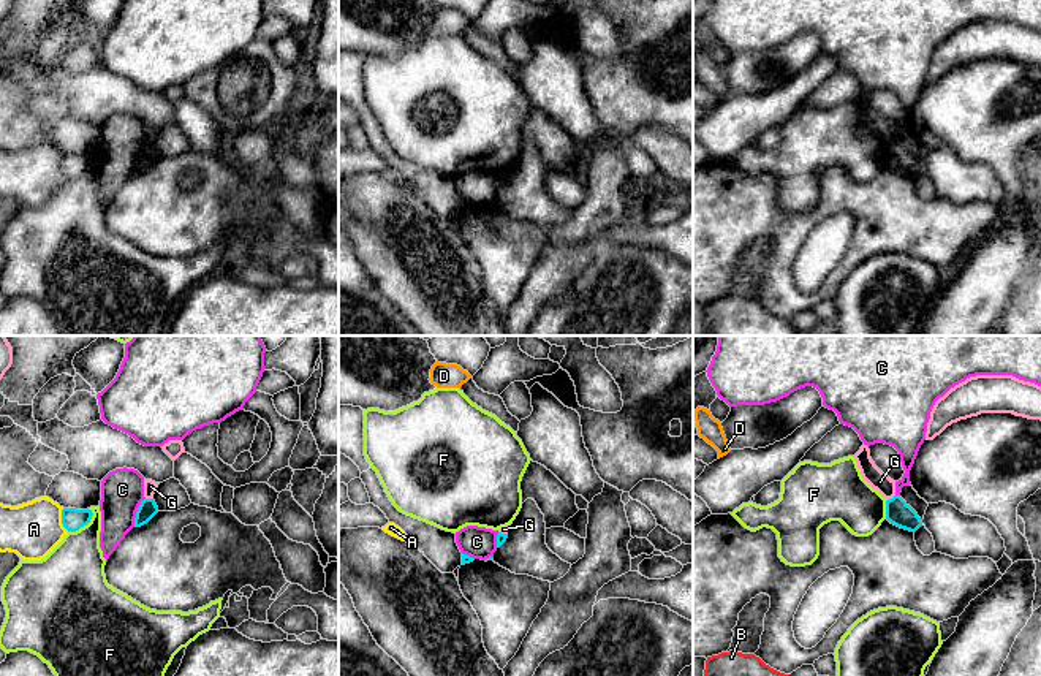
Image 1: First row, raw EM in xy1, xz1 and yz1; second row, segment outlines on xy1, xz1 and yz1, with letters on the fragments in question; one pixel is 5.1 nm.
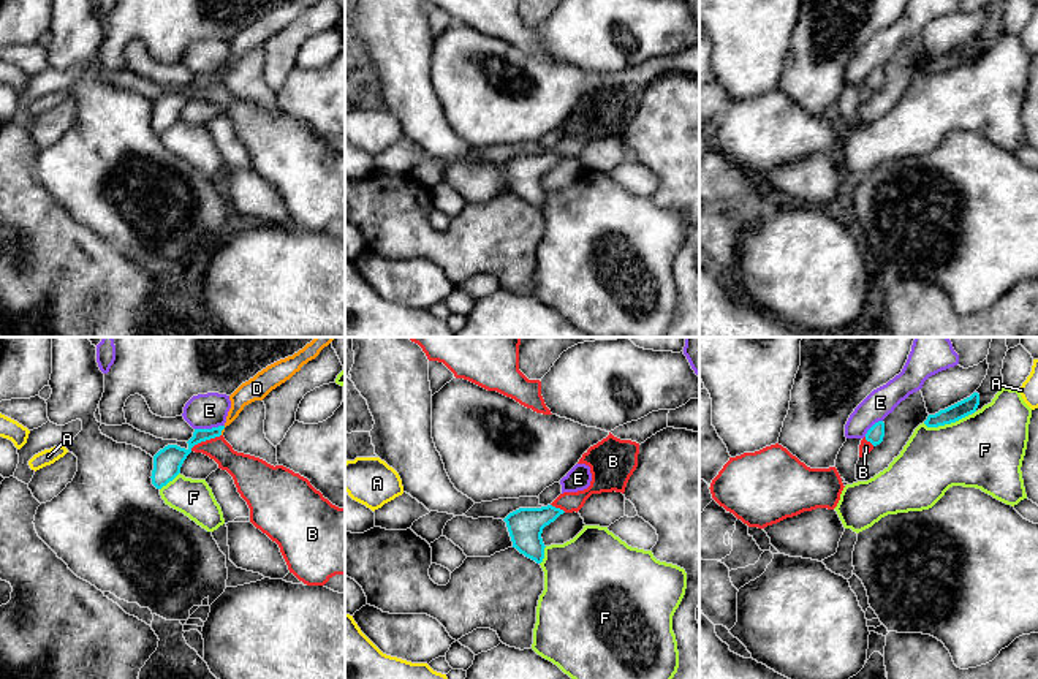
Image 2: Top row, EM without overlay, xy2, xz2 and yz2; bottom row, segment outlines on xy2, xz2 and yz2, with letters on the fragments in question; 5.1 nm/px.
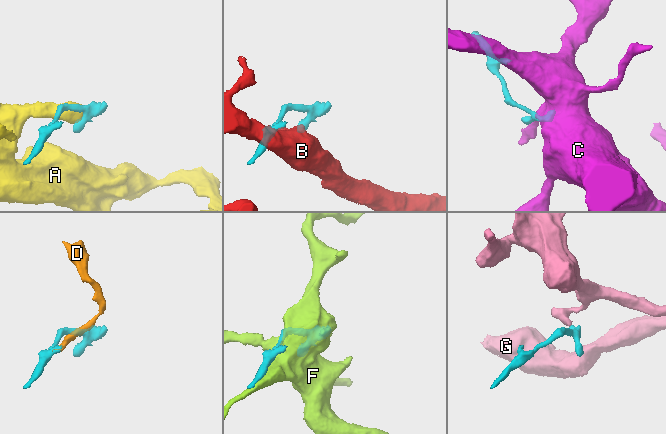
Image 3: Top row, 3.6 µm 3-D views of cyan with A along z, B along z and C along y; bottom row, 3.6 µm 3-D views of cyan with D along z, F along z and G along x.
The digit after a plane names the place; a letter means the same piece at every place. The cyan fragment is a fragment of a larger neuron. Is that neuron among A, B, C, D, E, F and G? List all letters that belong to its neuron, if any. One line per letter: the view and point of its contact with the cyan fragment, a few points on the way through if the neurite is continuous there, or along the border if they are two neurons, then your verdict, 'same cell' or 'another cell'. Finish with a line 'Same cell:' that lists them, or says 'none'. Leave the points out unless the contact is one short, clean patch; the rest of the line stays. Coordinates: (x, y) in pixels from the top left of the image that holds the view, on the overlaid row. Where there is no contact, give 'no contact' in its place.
A: xy1 (62, 520) | another cell
B: xy2 (204, 440) | along xy2 (220, 434), (198, 442), (190, 450) | another cell
C: xy1 (136, 512) | another cell
D: xy2 (222, 429) | across xy2 (200, 436), (222, 429), (223, 429) | same cell
E: xy2 (209, 429) | along xy2 (223, 424), (195, 429) | another cell
F: yz2 (947, 423) | another cell
G: yz1 (889, 499) | along yz1 (894, 494), (886, 501) | another cell
Same cell: D

